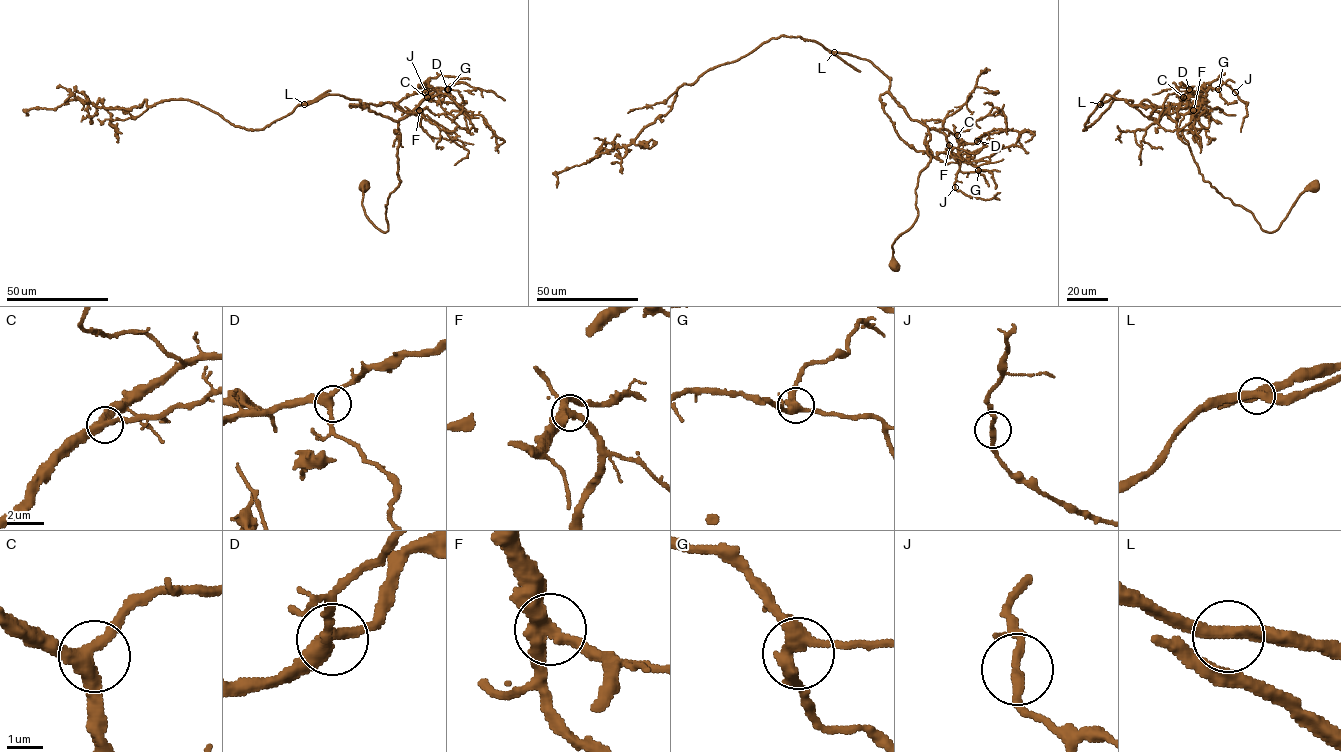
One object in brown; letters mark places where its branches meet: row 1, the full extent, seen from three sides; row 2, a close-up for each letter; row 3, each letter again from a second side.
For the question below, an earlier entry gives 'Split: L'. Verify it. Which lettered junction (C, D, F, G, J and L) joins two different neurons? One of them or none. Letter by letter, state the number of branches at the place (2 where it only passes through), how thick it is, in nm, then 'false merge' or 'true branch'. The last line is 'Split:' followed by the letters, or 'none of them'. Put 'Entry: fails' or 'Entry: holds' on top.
Entry: holds
C: 3 | 380 nm | true branch
D: 3 | 360 nm | true branch
F: 3 | 400 nm | true branch
G: 3 | 380 nm | true branch
J: 2 | 240 nm | true branch
L: 2 | 360 nm | false merge
Split: L

